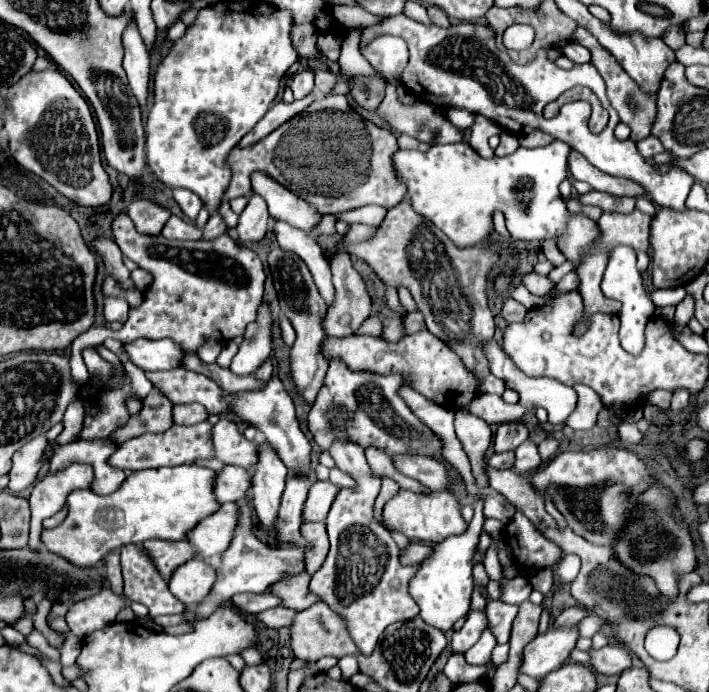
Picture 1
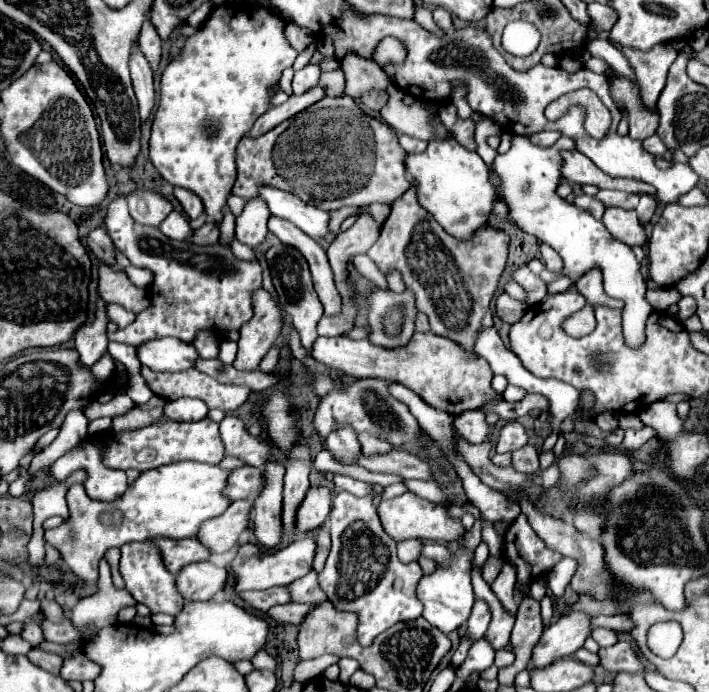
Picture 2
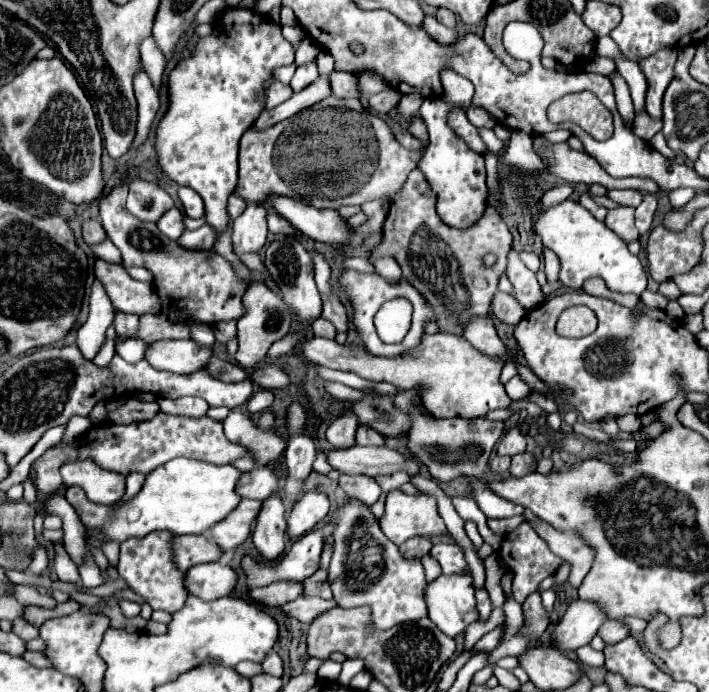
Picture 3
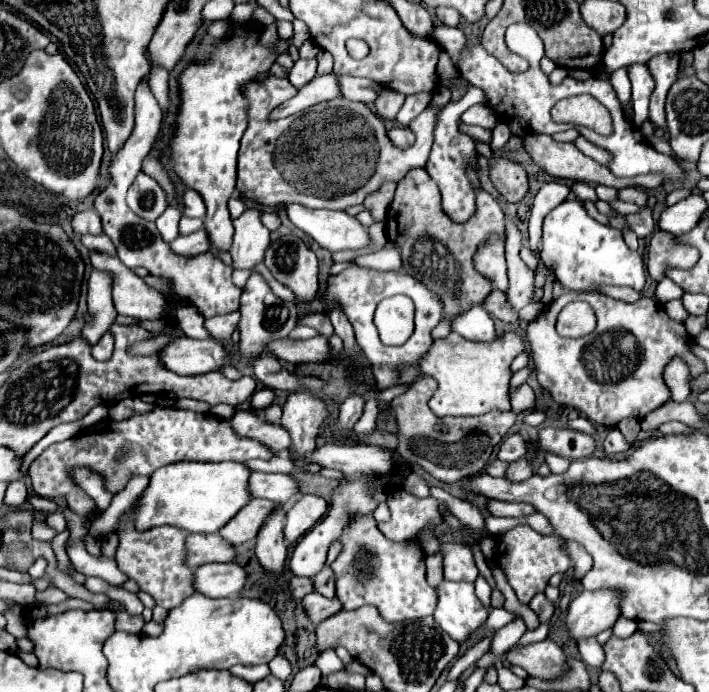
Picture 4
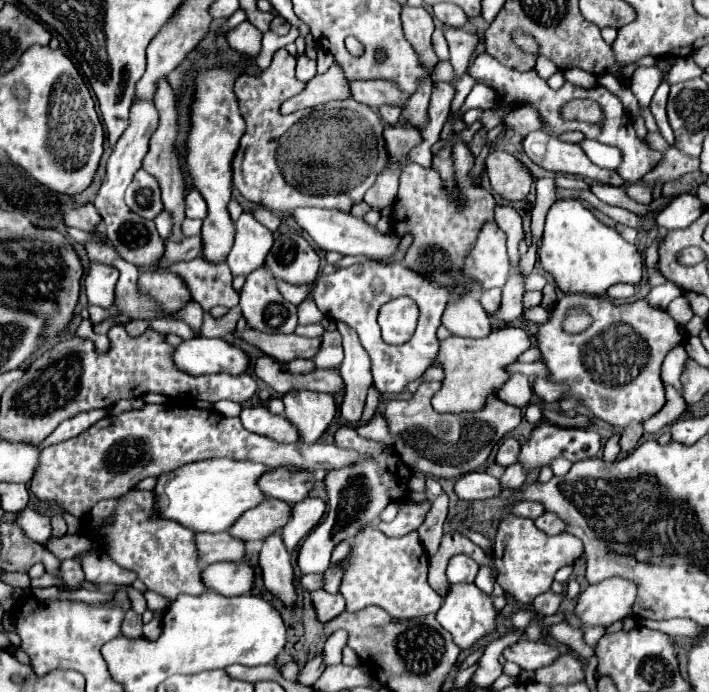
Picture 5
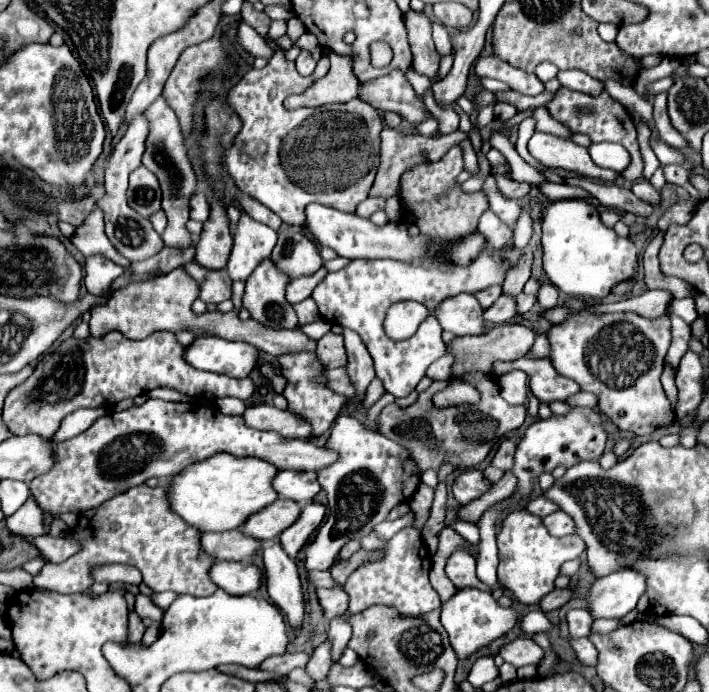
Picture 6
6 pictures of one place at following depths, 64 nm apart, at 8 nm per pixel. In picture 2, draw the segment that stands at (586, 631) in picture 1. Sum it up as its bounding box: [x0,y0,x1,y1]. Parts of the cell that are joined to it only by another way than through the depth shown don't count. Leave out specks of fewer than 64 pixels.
[592,616,634,634]

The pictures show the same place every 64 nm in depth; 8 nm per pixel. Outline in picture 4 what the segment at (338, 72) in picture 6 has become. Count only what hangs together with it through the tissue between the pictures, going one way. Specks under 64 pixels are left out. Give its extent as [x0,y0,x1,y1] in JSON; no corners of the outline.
[270,74,342,120]

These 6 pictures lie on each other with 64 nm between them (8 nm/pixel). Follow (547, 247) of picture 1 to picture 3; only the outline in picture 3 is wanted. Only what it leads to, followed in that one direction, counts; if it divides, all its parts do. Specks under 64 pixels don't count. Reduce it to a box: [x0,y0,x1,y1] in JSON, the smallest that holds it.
[544,248,560,282]

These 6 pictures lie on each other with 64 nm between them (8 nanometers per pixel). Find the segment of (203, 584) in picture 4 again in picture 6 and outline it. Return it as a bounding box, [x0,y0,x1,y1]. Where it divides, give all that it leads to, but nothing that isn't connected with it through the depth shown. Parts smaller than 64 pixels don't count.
[210,560,264,594]

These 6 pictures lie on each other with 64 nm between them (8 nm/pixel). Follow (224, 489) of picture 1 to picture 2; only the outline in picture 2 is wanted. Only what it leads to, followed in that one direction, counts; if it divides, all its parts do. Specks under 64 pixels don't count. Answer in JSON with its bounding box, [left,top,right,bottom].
[226,466,266,500]

